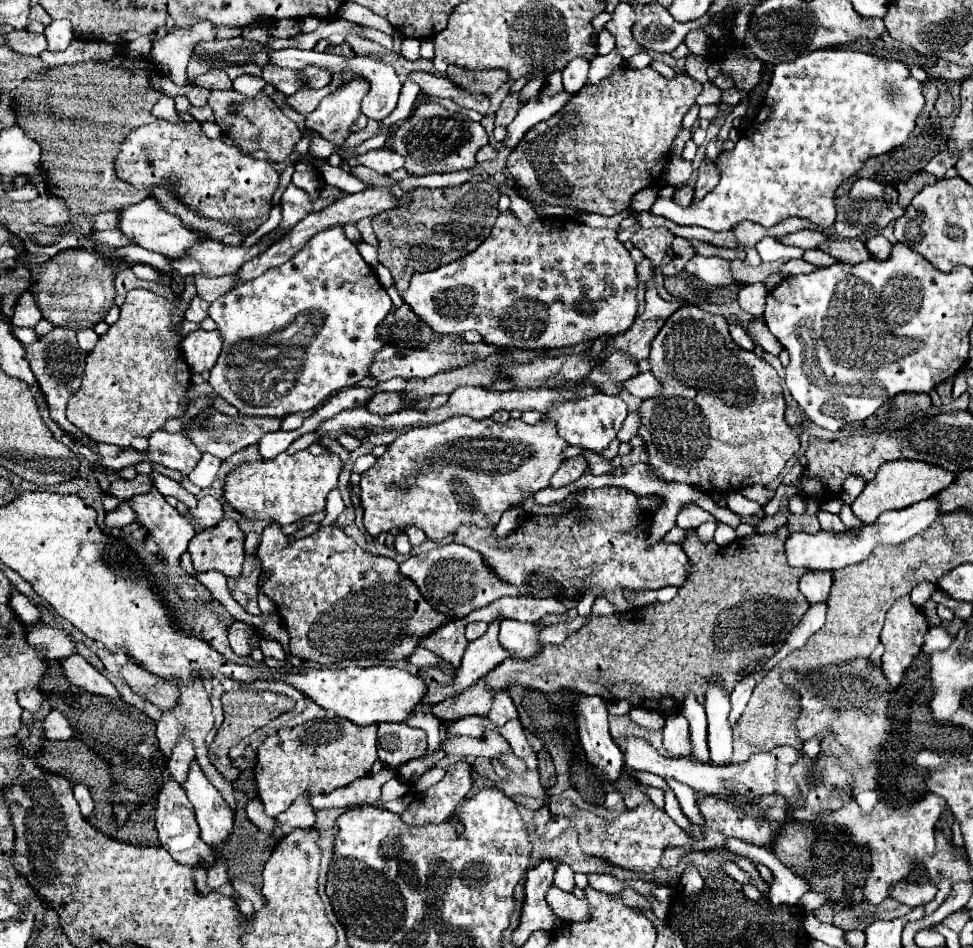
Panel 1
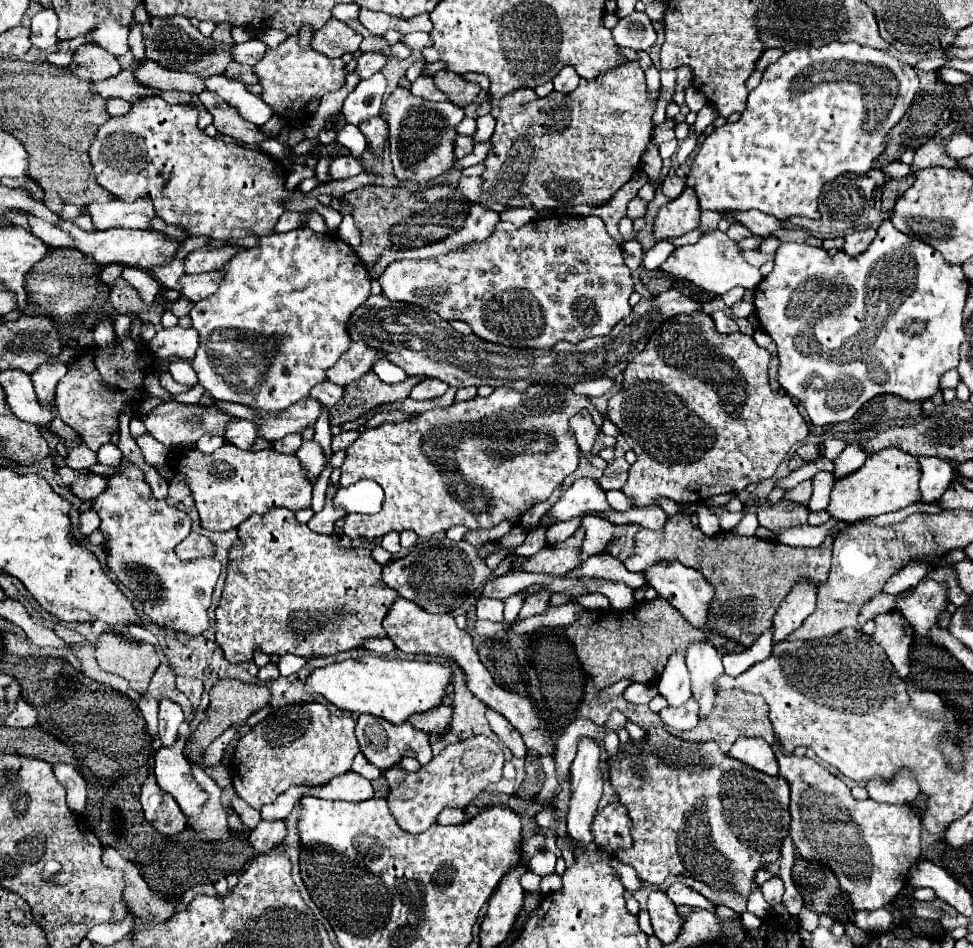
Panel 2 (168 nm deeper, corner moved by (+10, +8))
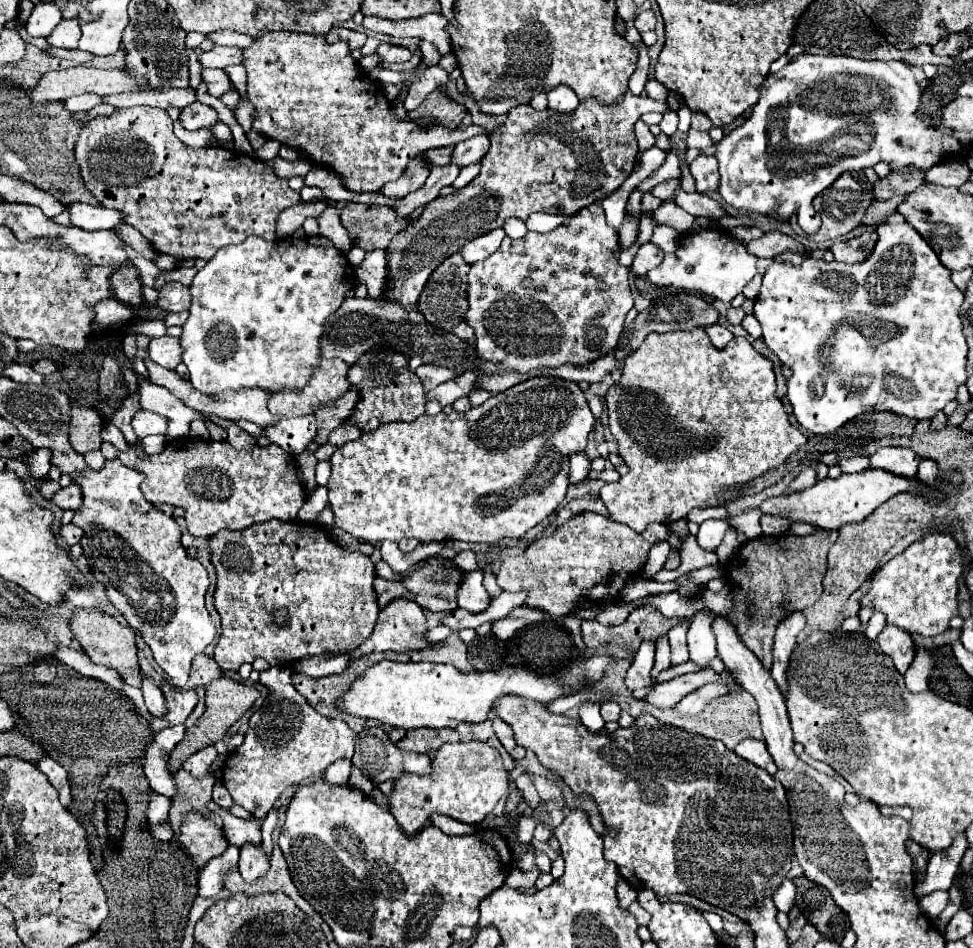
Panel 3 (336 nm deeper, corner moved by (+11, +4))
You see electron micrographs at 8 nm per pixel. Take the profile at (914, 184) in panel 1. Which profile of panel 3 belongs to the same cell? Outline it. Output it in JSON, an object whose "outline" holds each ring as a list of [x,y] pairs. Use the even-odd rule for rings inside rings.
{"outline":[[[893,198],[893,200],[873,200],[871,206],[867,208],[867,212],[863,214],[863,226],[877,228],[879,224],[883,224],[897,210],[897,204],[899,202],[901,202],[901,198]]]}

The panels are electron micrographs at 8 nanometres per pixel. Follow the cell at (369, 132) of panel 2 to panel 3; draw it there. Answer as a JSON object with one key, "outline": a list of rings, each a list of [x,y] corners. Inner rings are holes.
{"outline":[[[263,32],[253,40],[249,48],[243,48],[243,66],[247,70],[247,98],[255,108],[253,130],[279,140],[281,144],[301,152],[313,166],[327,168],[335,172],[347,190],[351,192],[377,192],[383,184],[397,180],[409,160],[415,156],[441,146],[455,146],[473,134],[489,134],[485,128],[469,124],[459,126],[449,132],[447,128],[429,130],[417,122],[407,122],[391,112],[391,102],[385,98],[383,84],[361,72],[359,64],[353,60],[349,46],[339,40],[335,44],[325,42],[323,34],[303,34],[303,32]]]}

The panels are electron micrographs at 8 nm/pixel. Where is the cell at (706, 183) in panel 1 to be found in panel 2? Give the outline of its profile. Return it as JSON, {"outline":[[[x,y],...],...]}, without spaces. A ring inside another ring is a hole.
{"outline":[[[686,188],[678,198],[664,204],[654,220],[654,236],[656,240],[670,238],[670,236],[682,236],[690,230],[694,230],[700,222],[700,208],[698,208],[698,196],[694,188]]]}

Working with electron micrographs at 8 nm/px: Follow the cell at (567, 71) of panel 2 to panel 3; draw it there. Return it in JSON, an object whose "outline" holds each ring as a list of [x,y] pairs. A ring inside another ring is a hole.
{"outline":[[[565,84],[561,88],[555,88],[553,92],[547,94],[549,98],[549,108],[555,112],[573,112],[579,106],[577,94],[571,88],[565,88]]]}

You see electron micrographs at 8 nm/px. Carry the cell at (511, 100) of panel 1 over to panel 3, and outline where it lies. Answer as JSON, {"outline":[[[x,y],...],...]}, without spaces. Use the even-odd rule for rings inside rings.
{"outline":[[[473,136],[453,148],[451,164],[457,164],[459,168],[477,164],[487,154],[487,150],[489,150],[489,140],[485,136]]]}

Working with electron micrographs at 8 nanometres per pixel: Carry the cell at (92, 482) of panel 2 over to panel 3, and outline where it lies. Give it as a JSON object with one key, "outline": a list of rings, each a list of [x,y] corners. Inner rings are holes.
{"outline":[[[71,484],[67,488],[57,490],[53,494],[51,502],[55,506],[59,506],[61,510],[77,510],[77,508],[81,508],[81,492],[79,492],[79,488],[75,484]]]}

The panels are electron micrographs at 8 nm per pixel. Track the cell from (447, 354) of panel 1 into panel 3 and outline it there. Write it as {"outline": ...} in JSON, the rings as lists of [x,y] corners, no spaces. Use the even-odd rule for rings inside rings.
{"outline":[[[321,360],[301,390],[283,390],[269,396],[269,412],[281,418],[313,414],[321,404],[333,402],[349,390],[347,364],[343,360]]]}

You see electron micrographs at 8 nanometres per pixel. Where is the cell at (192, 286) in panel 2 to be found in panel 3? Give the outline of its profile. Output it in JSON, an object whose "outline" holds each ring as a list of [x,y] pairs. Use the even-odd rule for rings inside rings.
{"outline":[[[167,282],[159,290],[157,306],[167,312],[183,312],[189,308],[189,288],[179,282]]]}

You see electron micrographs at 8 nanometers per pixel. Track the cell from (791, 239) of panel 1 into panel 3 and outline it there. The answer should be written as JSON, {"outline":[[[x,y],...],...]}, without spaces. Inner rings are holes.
{"outline":[[[679,190],[673,198],[673,202],[677,206],[681,206],[683,210],[687,210],[689,214],[693,216],[703,216],[703,218],[721,218],[725,216],[727,212],[707,194],[699,194],[699,192],[693,192],[693,194],[687,194],[683,190]]]}

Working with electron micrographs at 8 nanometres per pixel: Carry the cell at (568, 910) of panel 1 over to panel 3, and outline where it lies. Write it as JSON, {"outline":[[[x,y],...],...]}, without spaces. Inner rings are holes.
{"outline":[[[533,868],[529,872],[519,872],[519,870],[511,870],[505,884],[511,886],[511,888],[521,888],[521,890],[527,890],[527,888],[533,888],[535,886],[535,880],[539,876],[539,870]]]}

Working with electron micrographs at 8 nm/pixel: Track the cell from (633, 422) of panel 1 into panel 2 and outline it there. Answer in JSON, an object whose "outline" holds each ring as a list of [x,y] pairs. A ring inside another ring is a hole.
{"outline":[[[534,384],[526,392],[498,388],[488,398],[478,396],[468,402],[430,410],[414,424],[382,424],[364,430],[346,450],[340,484],[348,486],[350,480],[370,478],[384,488],[386,498],[378,514],[348,514],[344,524],[346,536],[378,538],[390,530],[414,530],[418,536],[428,538],[446,532],[456,524],[478,530],[492,528],[502,520],[516,522],[522,512],[530,510],[536,502],[546,500],[552,490],[576,470],[578,454],[574,454],[574,432],[570,432],[568,420],[582,408],[594,412],[594,423],[601,428],[604,416],[590,406],[586,396],[578,396],[564,386]]]}

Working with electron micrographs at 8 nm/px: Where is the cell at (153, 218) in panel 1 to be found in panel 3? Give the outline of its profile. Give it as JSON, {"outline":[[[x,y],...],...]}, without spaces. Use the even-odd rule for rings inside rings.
{"outline":[[[81,202],[67,204],[71,226],[77,226],[81,230],[113,230],[121,224],[121,214],[101,208],[101,206],[89,206]]]}

